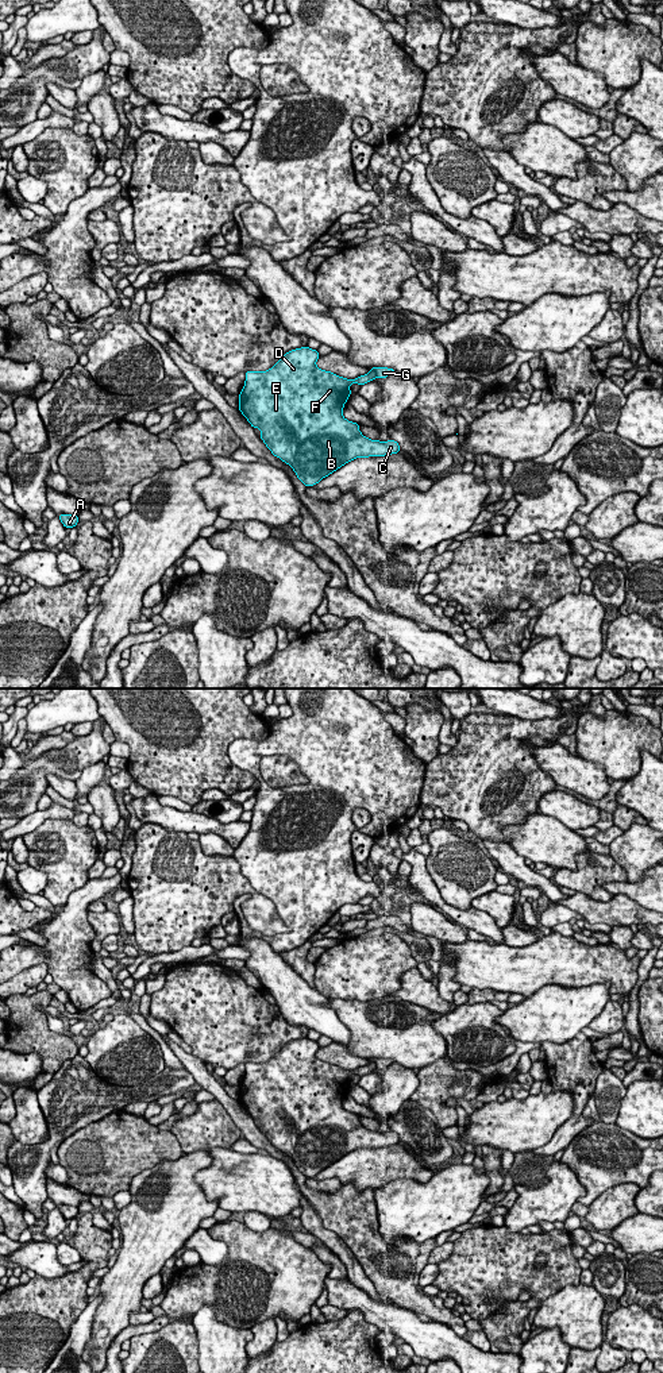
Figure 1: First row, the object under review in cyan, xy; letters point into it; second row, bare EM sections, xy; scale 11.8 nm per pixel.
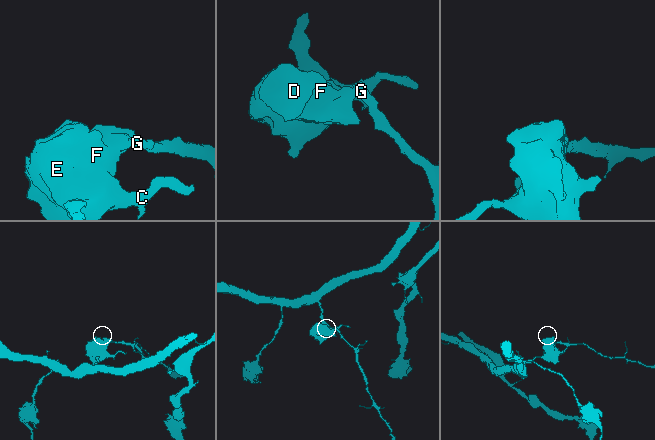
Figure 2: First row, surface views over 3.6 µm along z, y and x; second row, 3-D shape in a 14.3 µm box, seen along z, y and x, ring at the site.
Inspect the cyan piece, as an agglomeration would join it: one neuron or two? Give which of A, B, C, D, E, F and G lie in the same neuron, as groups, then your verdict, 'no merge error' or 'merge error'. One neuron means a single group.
A B C D E F / G; merge error

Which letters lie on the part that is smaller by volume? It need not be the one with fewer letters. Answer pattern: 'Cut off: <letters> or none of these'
Cut off: G

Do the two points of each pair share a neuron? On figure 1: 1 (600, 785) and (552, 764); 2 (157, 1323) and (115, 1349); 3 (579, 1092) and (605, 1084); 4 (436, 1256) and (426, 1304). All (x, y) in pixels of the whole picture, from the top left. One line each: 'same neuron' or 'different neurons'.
1: same neuron
2: same neuron
3: different neurons
4: different neurons

